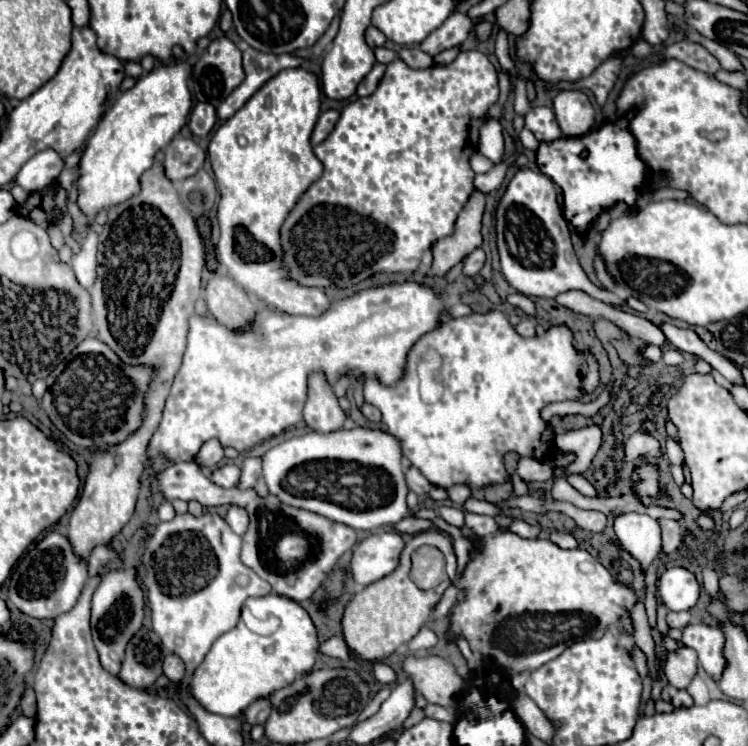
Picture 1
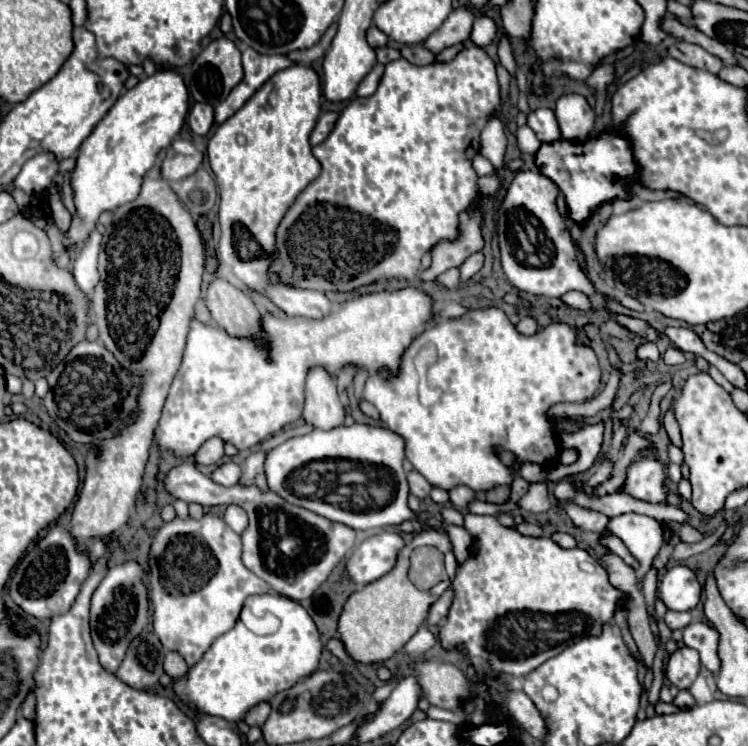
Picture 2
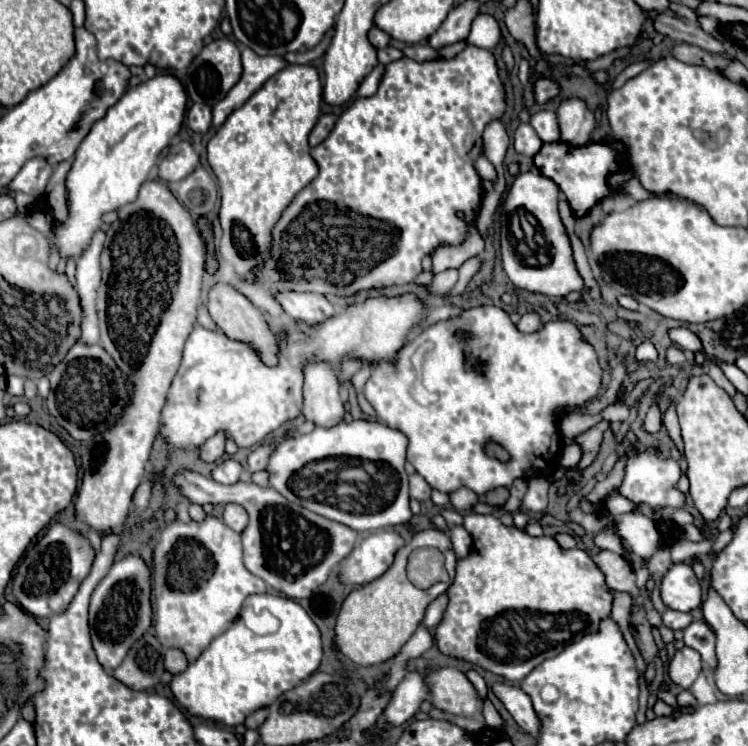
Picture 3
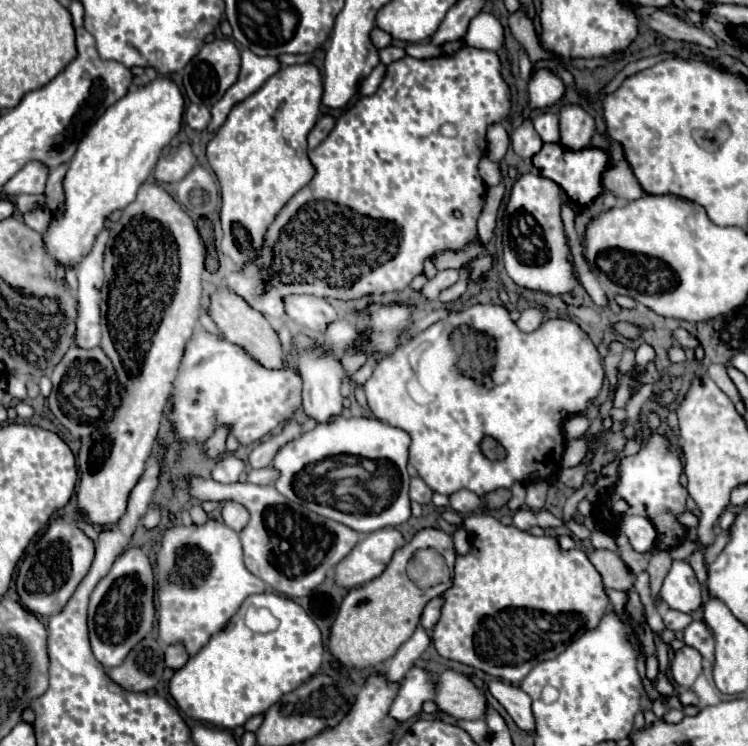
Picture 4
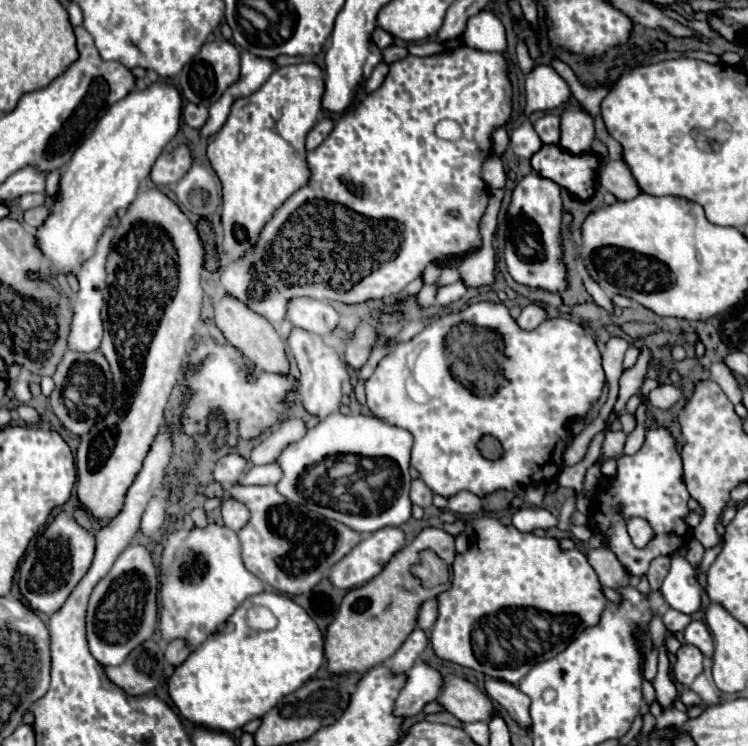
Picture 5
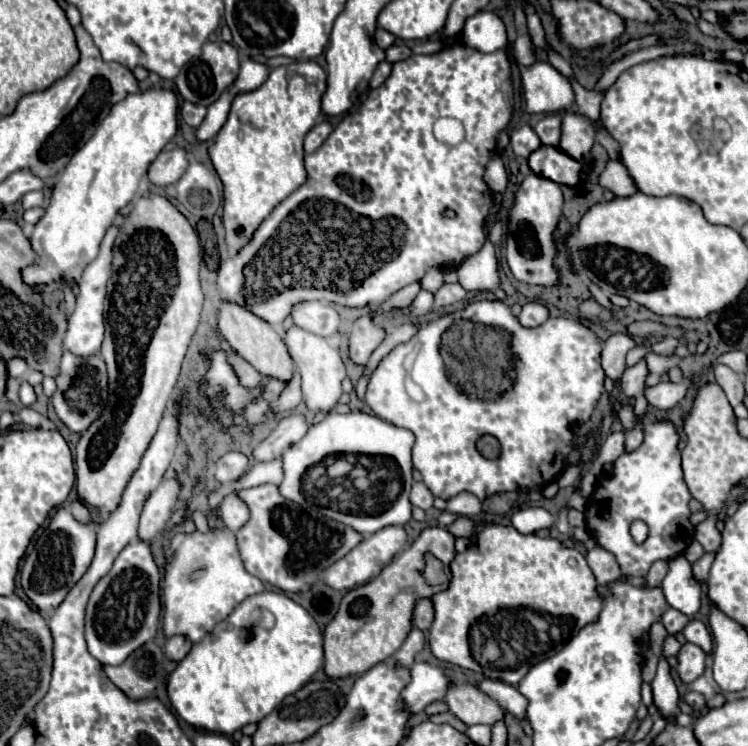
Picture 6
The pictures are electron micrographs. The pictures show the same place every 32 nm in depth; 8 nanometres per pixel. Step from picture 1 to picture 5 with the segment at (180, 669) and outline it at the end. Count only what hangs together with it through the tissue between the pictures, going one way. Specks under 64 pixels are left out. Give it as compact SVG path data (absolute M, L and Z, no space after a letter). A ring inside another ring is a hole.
M174 640L166 646L166 660L172 664L172 666L180 666L186 658L190 656L190 650L186 646L184 640Z

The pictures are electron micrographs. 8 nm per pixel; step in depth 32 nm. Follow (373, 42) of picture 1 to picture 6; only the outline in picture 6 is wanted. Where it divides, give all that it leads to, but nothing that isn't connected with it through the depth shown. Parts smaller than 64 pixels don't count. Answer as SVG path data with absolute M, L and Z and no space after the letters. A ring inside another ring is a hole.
M378 28L378 30L374 32L374 42L376 42L382 50L386 50L388 46L392 46L394 40L396 40L396 38L394 38L390 32L386 32L384 28Z

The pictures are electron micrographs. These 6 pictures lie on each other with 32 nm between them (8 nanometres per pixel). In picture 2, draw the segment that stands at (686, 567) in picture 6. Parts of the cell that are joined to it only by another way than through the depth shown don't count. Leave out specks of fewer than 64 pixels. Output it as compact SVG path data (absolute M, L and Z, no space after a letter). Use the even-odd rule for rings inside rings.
M678 564L660 576L658 594L668 610L692 610L700 602L700 584L690 568Z

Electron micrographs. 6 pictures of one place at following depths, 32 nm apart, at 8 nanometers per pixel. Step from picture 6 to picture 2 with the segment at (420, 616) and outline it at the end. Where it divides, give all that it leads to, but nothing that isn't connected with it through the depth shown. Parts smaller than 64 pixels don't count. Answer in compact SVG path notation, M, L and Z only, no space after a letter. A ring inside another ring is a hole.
M450 588L450 592L444 592L444 594L432 604L430 614L428 614L428 624L438 624L442 618L446 618L452 600L454 600L454 590Z

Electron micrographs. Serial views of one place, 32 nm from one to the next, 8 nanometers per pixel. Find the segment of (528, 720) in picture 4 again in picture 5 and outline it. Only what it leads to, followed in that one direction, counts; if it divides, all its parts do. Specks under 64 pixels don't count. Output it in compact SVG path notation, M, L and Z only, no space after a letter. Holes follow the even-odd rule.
M486 680L486 692L492 696L522 728L532 728L530 698L516 686L502 680Z

